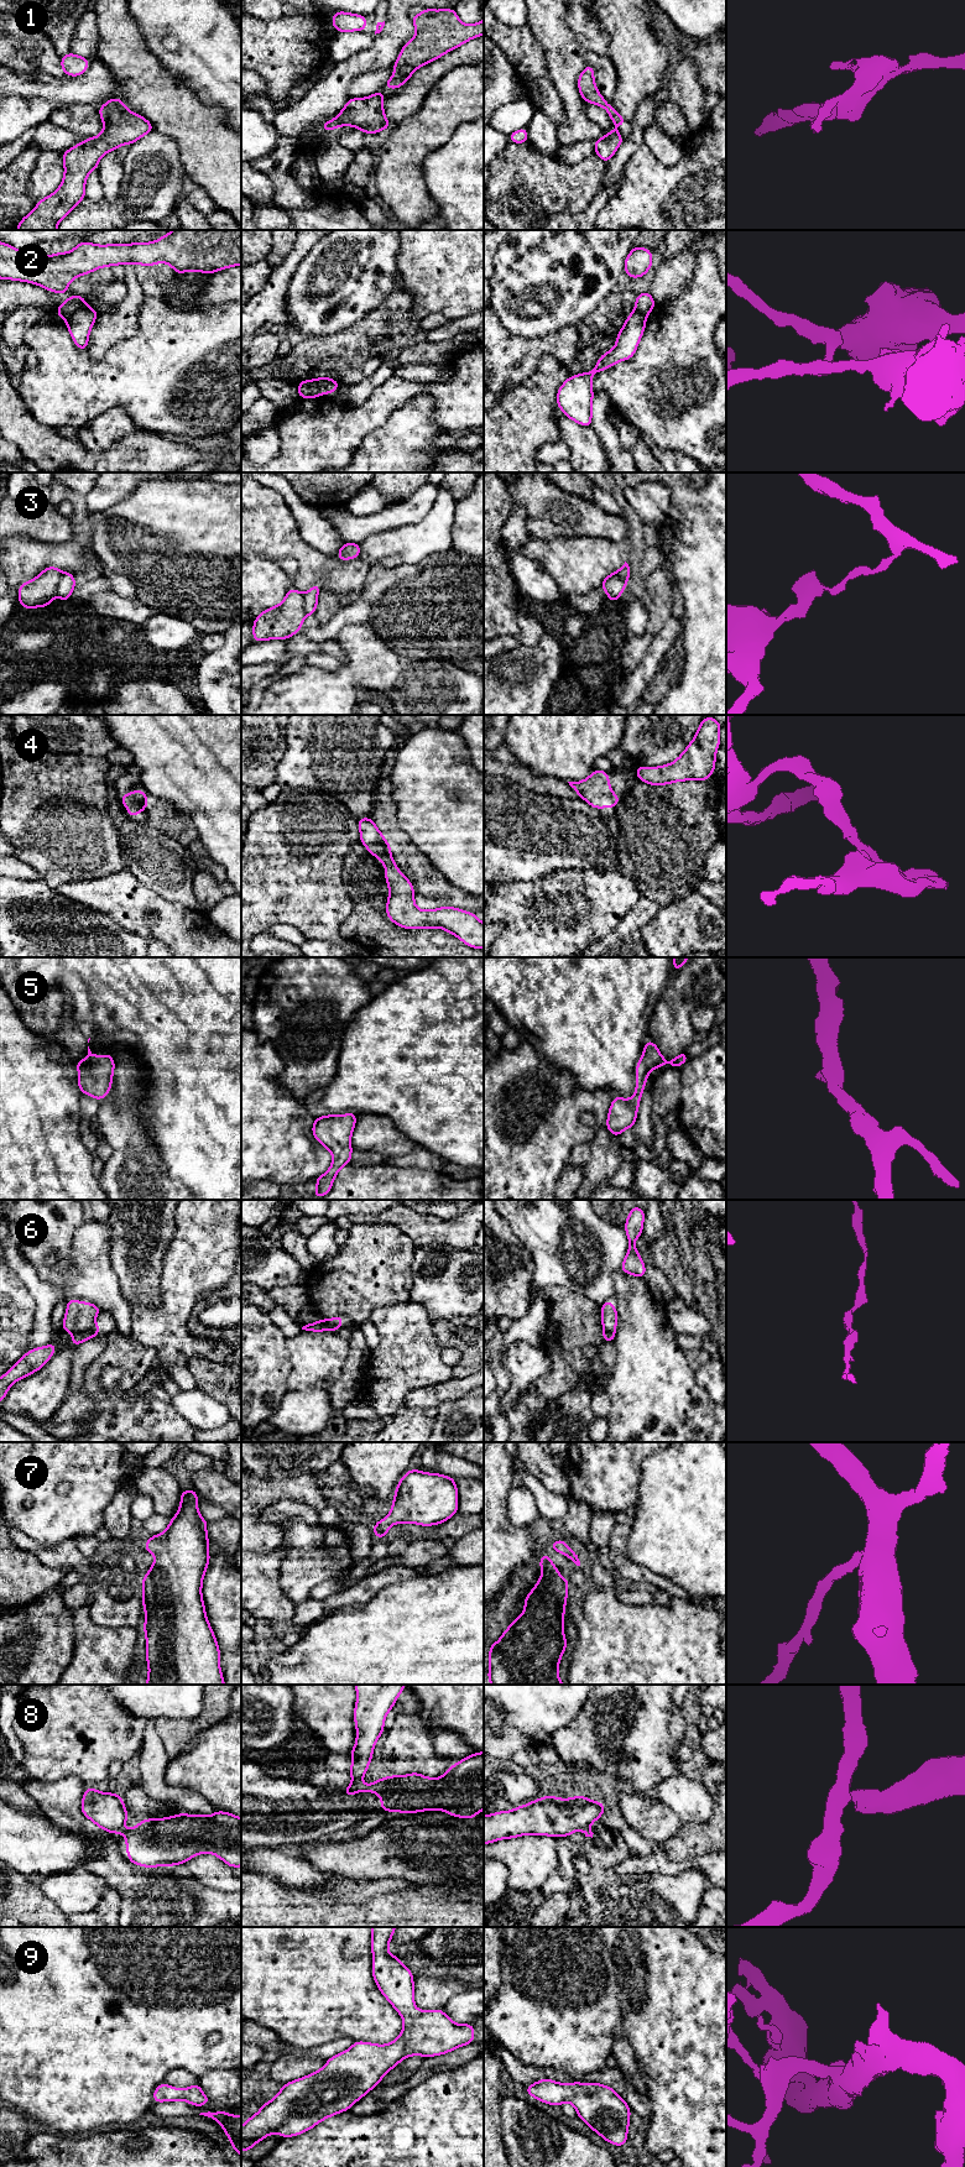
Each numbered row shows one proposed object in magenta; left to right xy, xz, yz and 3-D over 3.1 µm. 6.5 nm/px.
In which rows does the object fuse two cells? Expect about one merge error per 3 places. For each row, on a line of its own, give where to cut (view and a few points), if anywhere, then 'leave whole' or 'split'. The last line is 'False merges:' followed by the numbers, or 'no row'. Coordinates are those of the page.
1: no cut; leave whole
2: cut in xy along (85, 306), (66, 319); split
3: cut in xy along (63, 573), (56, 594); split
4: no cut; leave whole
5: no cut; leave whole
6: cut in xy along (94, 1324), (88, 1330), (74, 1333); split
7: no cut; leave whole
8: cut in xz along (364, 1785), (359, 1790); split
9: no cut; leave whole
False merges: 2, 3, 6, 8

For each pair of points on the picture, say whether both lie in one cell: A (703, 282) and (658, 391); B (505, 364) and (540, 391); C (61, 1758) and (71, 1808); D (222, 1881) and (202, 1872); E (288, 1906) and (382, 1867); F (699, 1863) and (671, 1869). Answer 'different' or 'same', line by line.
A: same
B: different
C: different
D: same
E: different
F: same

